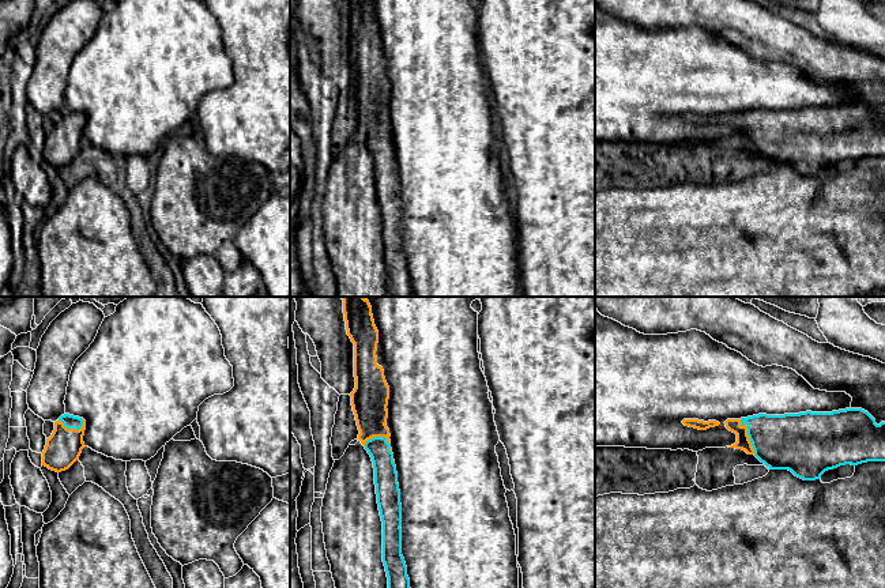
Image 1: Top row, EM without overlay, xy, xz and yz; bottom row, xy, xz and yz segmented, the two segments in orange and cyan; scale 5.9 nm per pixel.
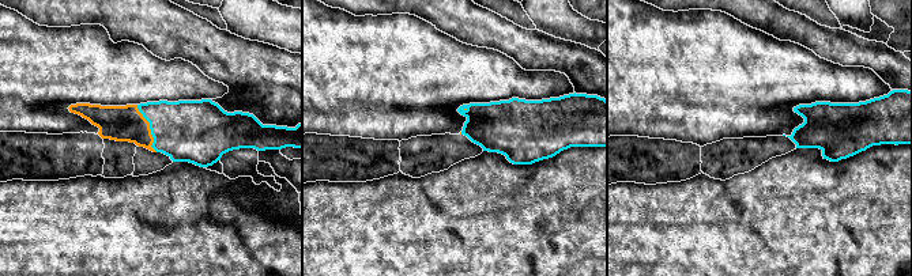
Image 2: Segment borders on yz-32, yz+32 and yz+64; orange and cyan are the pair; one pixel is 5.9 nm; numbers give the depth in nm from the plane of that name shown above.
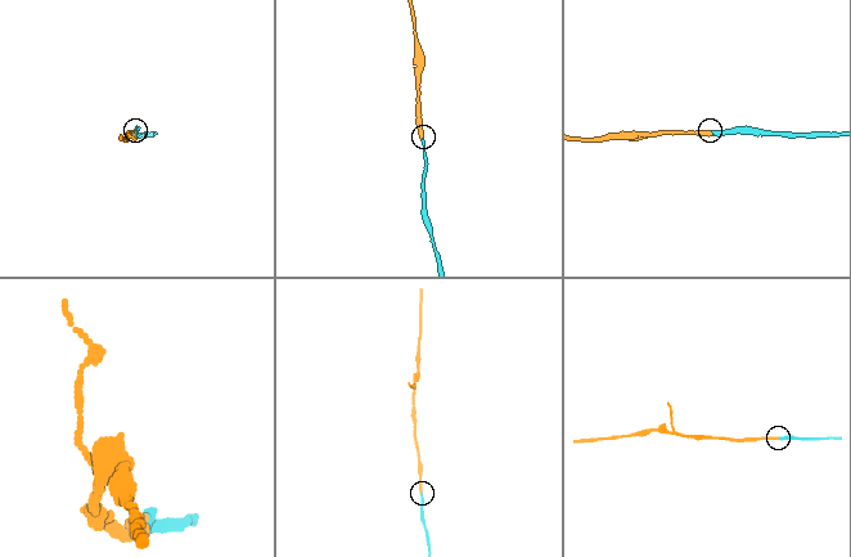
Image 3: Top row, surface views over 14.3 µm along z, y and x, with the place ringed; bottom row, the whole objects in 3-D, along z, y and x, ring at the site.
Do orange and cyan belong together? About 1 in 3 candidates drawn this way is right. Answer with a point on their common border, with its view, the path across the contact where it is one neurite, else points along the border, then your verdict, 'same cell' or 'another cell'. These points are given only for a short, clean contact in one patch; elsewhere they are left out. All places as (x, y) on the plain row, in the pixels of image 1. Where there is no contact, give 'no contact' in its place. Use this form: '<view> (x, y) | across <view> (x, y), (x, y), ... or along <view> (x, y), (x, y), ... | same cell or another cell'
yz (746, 129) | across yz (742, 138), (746, 129), (787, 136) | same cell

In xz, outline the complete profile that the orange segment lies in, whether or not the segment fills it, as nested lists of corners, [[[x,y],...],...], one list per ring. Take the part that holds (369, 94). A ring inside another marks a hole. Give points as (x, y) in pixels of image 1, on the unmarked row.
[[[343,0],[347,30],[354,38],[355,83],[350,88],[358,135],[372,152],[379,206],[383,216],[383,257],[388,297],[413,297],[402,250],[402,199],[396,161],[387,122],[389,82],[377,60],[379,26],[370,0]]]

